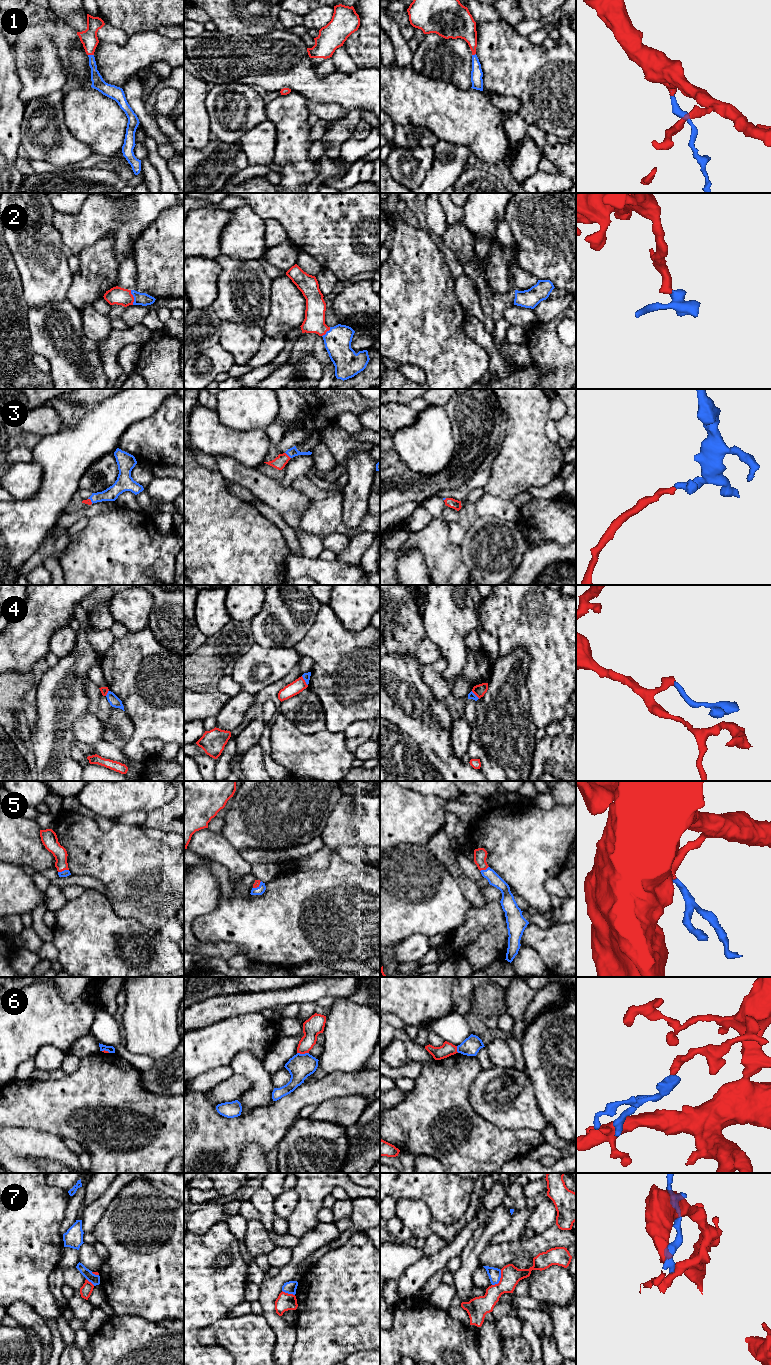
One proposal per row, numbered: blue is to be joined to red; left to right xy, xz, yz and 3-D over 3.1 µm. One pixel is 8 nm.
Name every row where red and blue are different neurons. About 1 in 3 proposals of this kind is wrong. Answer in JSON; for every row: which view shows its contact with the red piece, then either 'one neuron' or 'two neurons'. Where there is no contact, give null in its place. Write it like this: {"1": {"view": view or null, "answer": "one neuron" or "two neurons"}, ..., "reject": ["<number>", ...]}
{"1": {"view": "xy", "answer": "one neuron"}, "2": {"view": "xy", "answer": "one neuron"}, "3": {"view": "xz", "answer": "one neuron"}, "4": {"view": "xz", "answer": "two neurons"}, "5": {"view": "xy", "answer": "one neuron"}, "6": {"view": "xz", "answer": "two neurons"}, "7": {"view": "yz", "answer": "two neurons"}, "reject": ["4", "6", "7"]}

